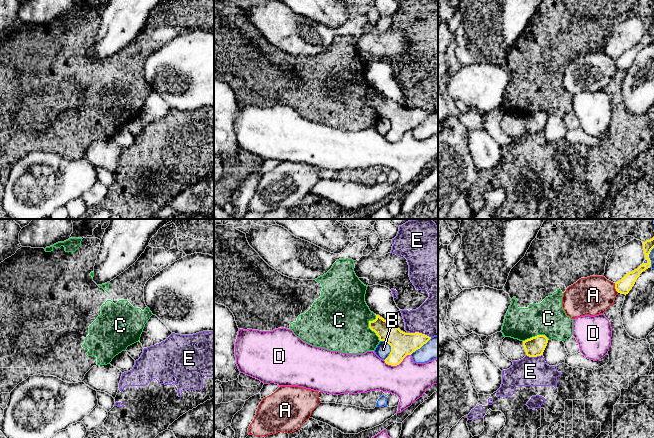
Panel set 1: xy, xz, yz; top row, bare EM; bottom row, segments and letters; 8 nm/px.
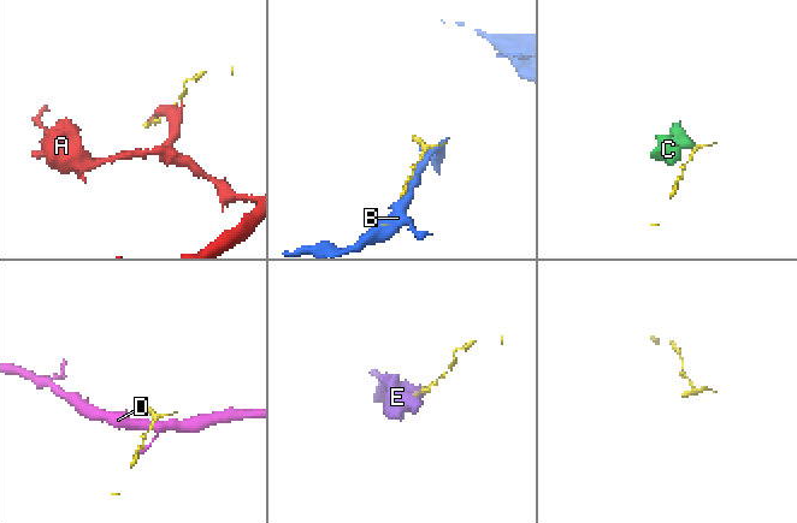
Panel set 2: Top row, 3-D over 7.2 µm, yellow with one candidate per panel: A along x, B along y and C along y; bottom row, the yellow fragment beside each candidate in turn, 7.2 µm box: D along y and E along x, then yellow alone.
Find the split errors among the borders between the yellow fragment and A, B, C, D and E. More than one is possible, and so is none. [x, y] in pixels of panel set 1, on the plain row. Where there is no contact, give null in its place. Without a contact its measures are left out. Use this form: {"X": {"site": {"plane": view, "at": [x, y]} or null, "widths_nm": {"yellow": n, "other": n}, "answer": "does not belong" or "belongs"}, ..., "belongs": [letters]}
{"A": {"site": {"plane": "yz", "at": [615, 64]}, "widths_nm": {"yellow": 120, "other": 300}, "answer": "does not belong"}, "B": {"site": {"plane": "xz", "at": [391, 124]}, "widths_nm": {"yellow": 190, "other": 120}, "answer": "does not belong"}, "C": {"site": {"plane": "xz", "at": [369, 102]}, "widths_nm": {"yellow": 160, "other": 480}, "answer": "does not belong"}, "D": {"site": {"plane": "xz", "at": [396, 141]}, "widths_nm": {"yellow": 190, "other": 300}, "answer": "does not belong"}, "E": {"site": {"plane": "xz", "at": [420, 109]}, "widths_nm": {"yellow": 190, "other": 320}, "answer": "does not belong"}, "belongs": []}

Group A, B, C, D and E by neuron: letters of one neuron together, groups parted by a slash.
A / B / C / D / E

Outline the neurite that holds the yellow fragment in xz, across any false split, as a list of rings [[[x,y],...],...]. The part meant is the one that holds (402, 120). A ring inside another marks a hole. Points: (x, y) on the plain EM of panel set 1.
[[[376,91],[375,96],[369,97],[369,104],[376,109],[380,117],[391,122],[391,128],[384,136],[391,142],[399,141],[407,131],[411,131],[431,115],[419,108],[405,109],[379,91]]]

